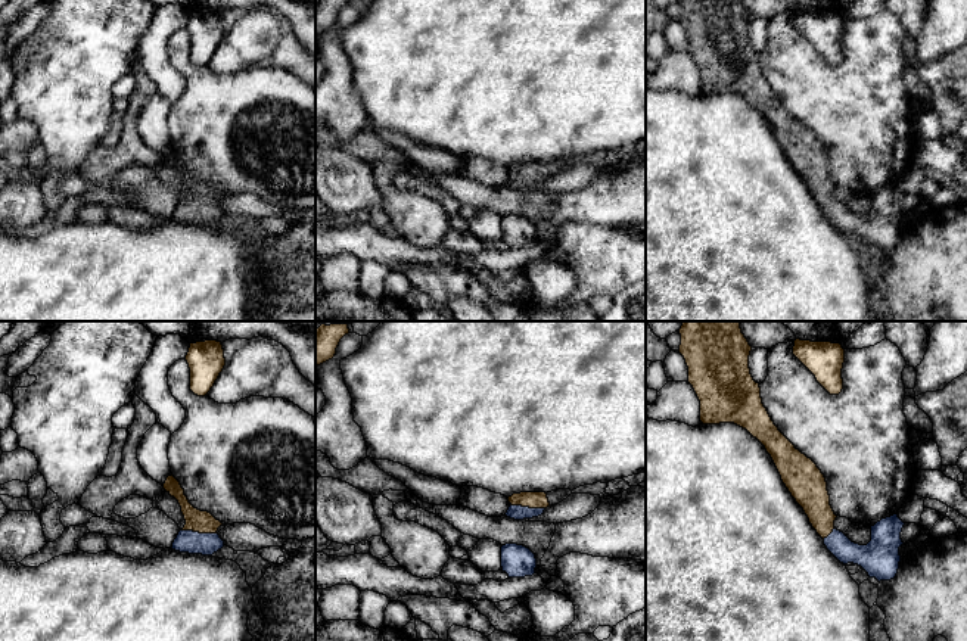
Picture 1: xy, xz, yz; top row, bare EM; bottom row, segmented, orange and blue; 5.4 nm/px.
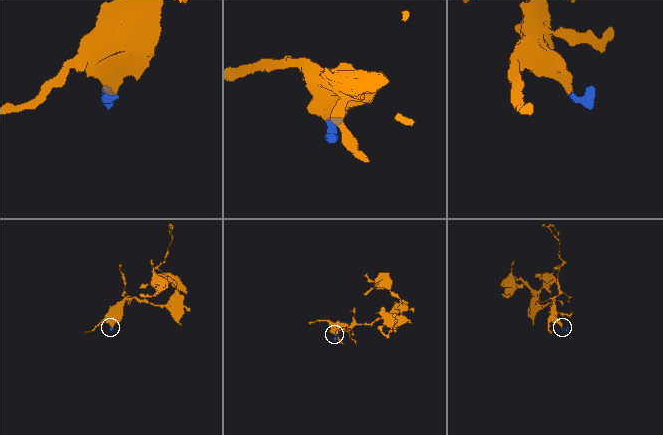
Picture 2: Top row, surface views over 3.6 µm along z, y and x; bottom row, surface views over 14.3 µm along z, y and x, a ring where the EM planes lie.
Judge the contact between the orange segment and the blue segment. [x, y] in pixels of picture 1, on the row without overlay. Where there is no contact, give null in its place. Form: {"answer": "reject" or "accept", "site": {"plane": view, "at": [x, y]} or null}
{"answer": "accept", "site": {"plane": "xy", "at": [199, 202]}}

